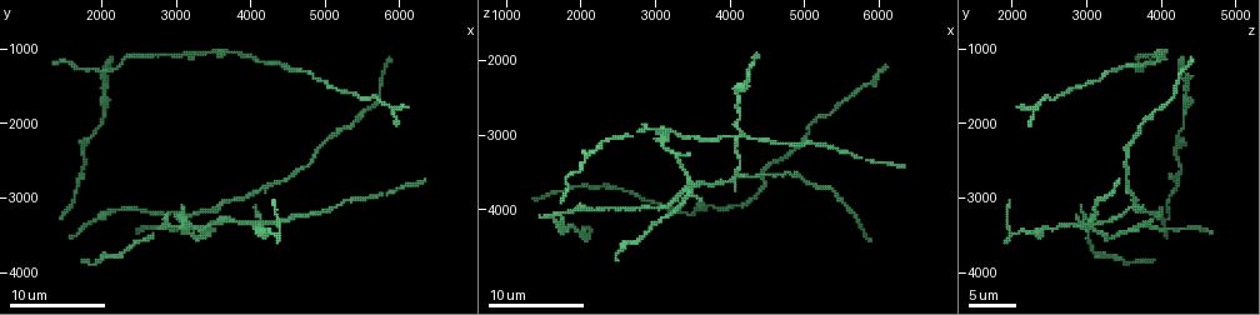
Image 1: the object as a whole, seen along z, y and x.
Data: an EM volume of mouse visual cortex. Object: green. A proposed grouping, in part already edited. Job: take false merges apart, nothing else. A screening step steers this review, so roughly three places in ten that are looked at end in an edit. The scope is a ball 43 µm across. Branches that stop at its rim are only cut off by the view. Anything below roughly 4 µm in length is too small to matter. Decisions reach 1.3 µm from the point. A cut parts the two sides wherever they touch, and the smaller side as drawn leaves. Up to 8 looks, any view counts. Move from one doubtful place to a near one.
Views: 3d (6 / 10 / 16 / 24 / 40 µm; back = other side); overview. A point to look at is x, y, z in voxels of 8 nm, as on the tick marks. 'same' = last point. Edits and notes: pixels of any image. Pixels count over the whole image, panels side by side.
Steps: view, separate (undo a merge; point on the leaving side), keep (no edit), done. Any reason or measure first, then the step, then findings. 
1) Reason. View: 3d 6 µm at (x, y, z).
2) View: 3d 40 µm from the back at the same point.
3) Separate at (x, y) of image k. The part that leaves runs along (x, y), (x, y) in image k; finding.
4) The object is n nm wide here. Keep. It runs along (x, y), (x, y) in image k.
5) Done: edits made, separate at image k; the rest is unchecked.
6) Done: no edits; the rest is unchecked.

Three arms meet. View: 3d 6 µm at (2050, 1350, 4250).

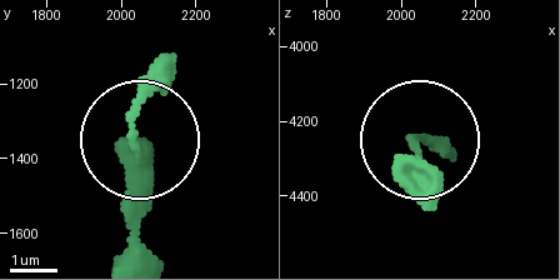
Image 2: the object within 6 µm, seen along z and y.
3 arms meet here. Keep. Continuous, no second neuron.

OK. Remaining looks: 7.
Four or more arms meet. View: 3d 10 µm at (3100, 3400, 2950).

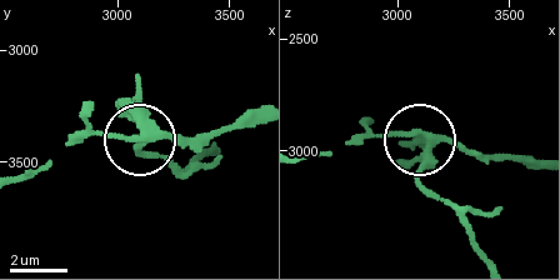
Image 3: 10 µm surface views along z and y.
5 arms meet here. Separate at (125, 113) of image 3. The part that leaves runs along (149, 136), (144, 150), (175, 169), (209, 148) in image 3; two neurons meet here.

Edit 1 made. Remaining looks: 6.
Calibre changes. View: 3d 6 µm at (3400, 3200, 3700).

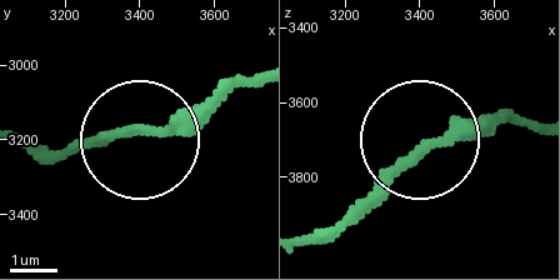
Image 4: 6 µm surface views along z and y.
Keep. All the same neuron.

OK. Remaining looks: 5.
Calibre changes. View: 3d 6 µm at (4500, 1200, 3650).

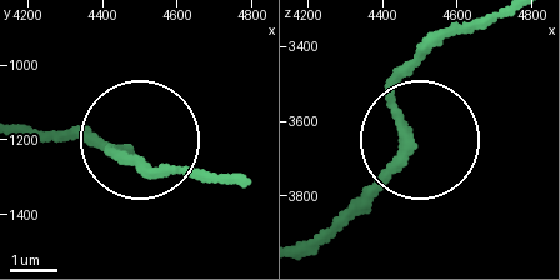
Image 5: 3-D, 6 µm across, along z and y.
Keep. It runs along (26, 130), (130, 143), (110, 154), (130, 163) in image 5; continuous, no second neuron.

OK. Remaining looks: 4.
Done: edits made, separate at image 3; the rest is unchecked.

